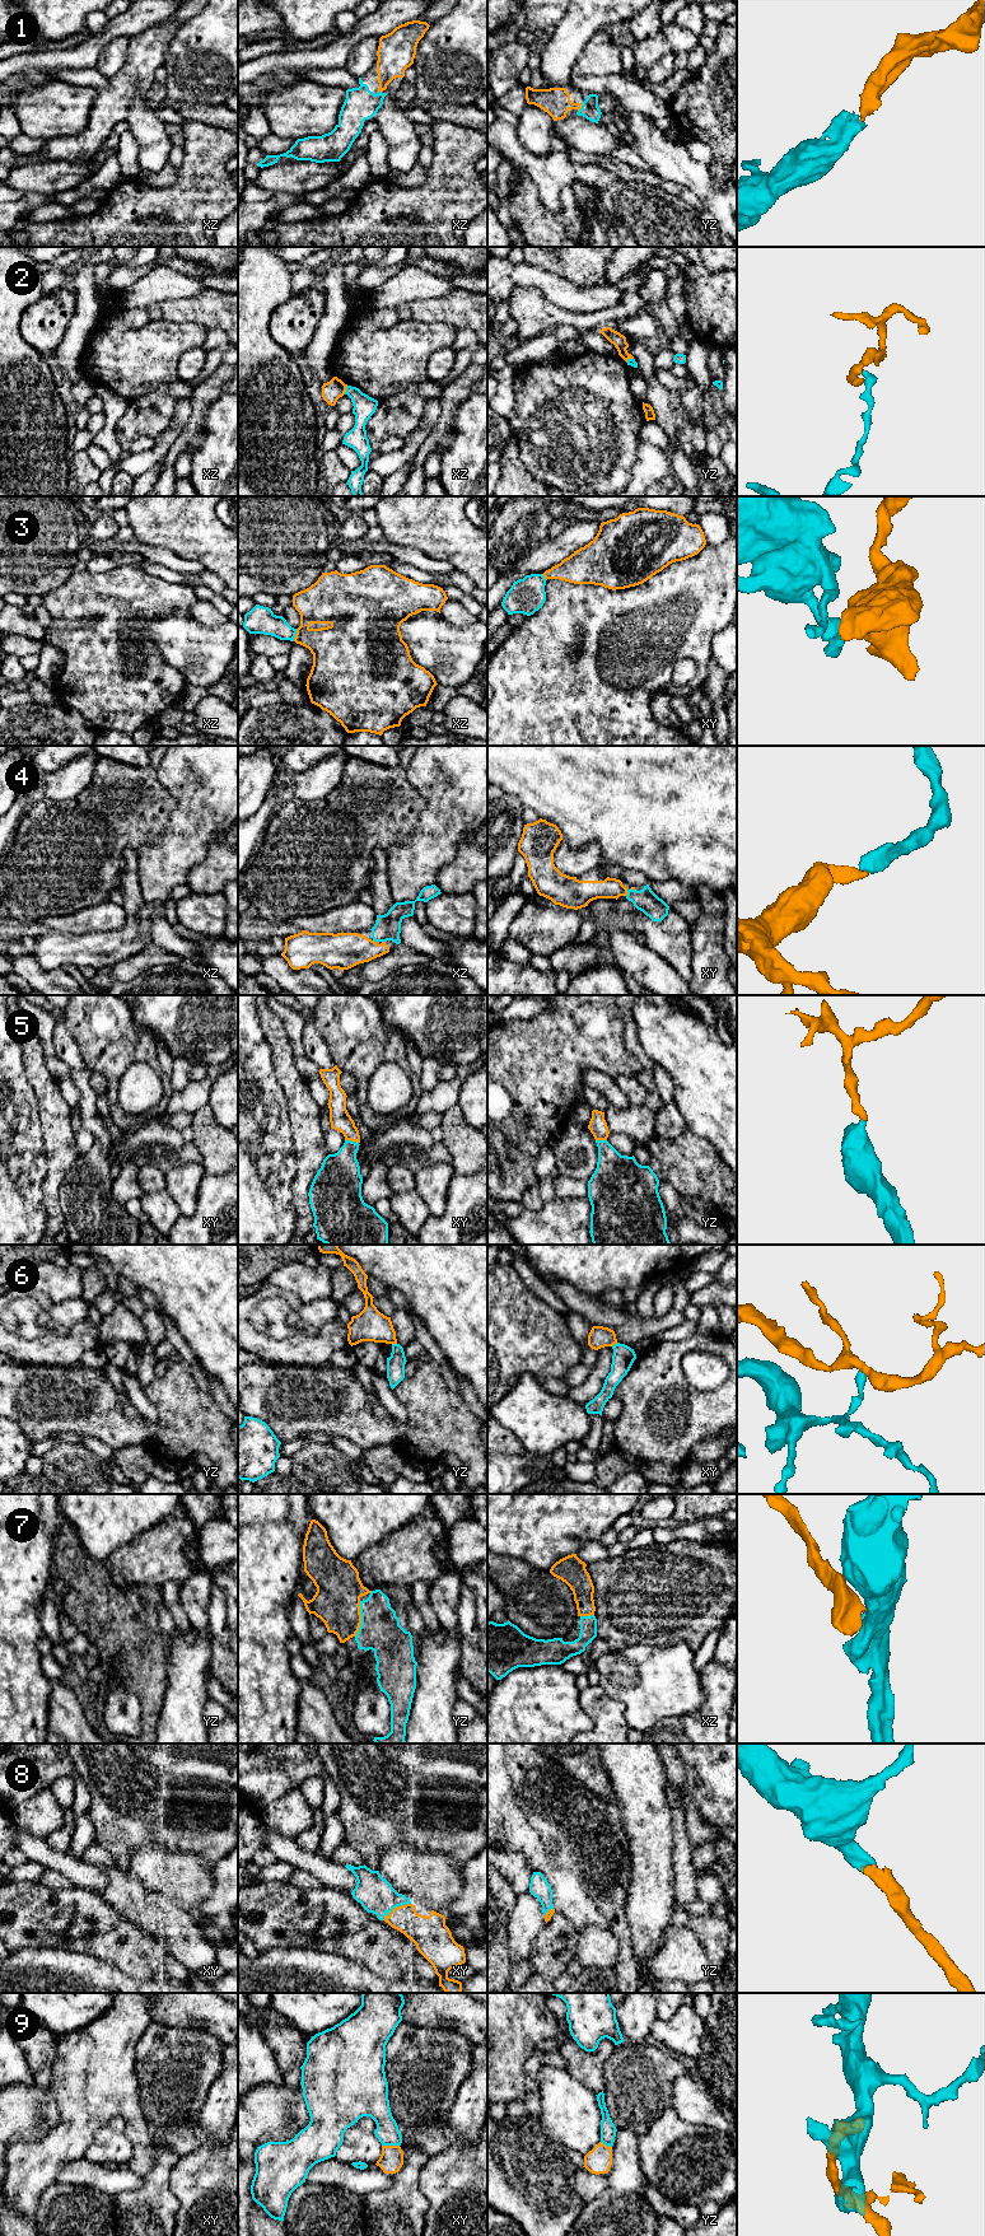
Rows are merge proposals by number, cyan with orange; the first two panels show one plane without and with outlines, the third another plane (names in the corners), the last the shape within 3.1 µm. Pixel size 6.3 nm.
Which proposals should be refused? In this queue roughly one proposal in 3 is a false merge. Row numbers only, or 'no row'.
2, 3, 6

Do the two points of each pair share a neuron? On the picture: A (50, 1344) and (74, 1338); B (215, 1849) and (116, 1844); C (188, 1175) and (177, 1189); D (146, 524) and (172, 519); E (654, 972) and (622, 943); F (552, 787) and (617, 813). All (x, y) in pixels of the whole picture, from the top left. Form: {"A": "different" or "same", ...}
{"A": "same", "B": "same", "C": "same", "D": "same", "E": "same", "F": "same"}

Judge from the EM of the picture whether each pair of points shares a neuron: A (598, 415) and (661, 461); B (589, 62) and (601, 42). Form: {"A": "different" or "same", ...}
{"A": "different", "B": "same"}

